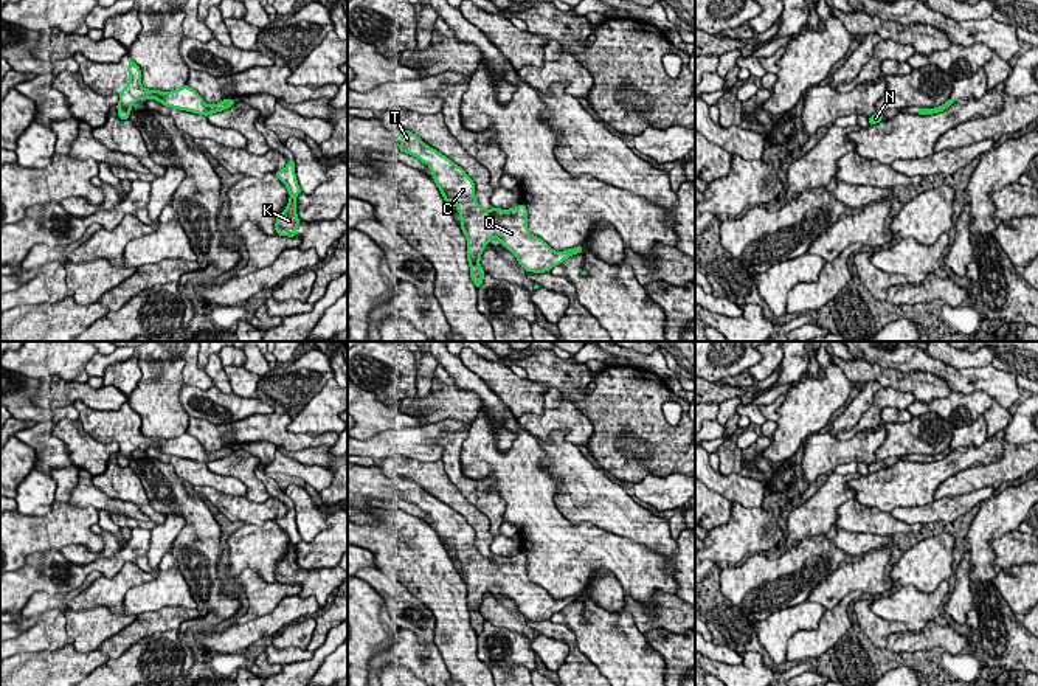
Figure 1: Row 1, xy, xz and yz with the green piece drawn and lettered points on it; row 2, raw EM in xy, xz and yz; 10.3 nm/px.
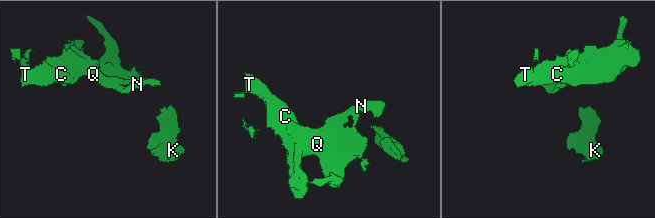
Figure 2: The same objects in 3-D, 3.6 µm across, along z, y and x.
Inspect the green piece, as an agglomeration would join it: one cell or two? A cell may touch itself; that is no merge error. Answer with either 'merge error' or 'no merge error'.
merge error

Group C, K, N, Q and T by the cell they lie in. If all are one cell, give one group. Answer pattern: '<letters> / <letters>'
C N Q T / K

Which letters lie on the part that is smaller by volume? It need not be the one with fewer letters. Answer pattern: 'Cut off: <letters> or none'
Cut off: K

